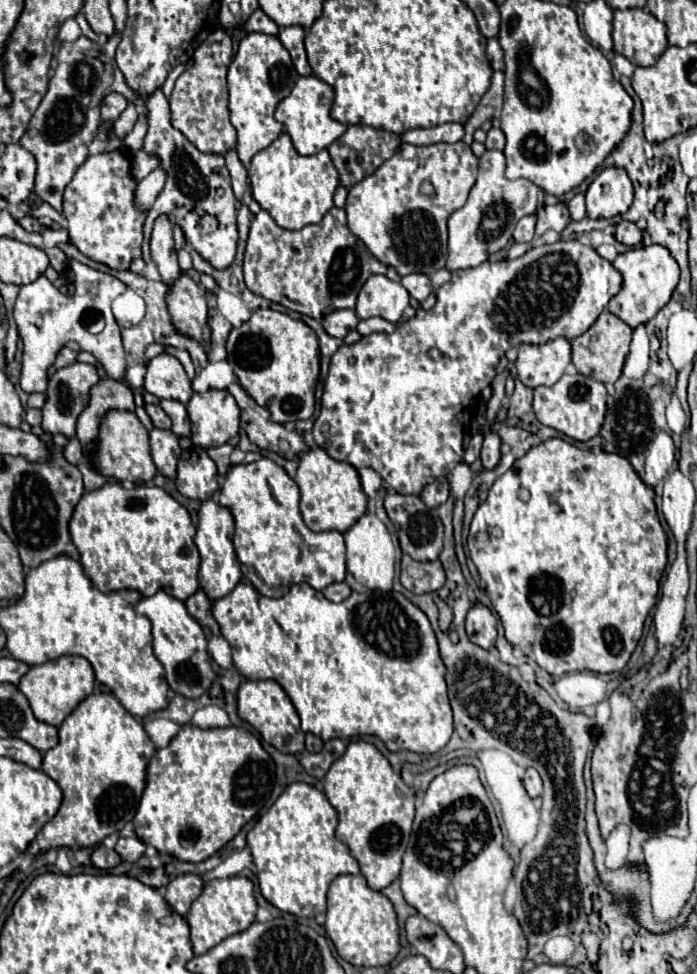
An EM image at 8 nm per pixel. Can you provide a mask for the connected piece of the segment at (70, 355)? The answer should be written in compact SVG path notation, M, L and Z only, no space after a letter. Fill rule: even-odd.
M62 347L60 351L58 351L58 357L56 357L56 361L54 361L54 369L60 369L60 367L68 367L68 365L72 365L72 363L76 363L76 357L78 357L78 349L72 349L72 347Z

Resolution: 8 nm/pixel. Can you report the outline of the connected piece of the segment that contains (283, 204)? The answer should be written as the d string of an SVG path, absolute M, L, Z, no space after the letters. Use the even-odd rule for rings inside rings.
M288 133L278 135L266 149L258 151L250 163L252 197L266 209L282 229L302 229L312 223L320 223L332 209L332 195L338 187L338 171L328 155L320 151L316 155L300 155Z

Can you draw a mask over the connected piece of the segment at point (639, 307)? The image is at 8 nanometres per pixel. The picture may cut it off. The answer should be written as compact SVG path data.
M650 245L650 247L634 247L626 253L618 255L612 263L622 273L622 289L610 299L608 311L622 319L626 325L636 329L642 323L648 323L672 297L674 287L678 285L678 263L672 259L670 251L662 245Z

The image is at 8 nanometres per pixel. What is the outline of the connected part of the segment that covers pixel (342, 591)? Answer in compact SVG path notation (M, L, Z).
M332 583L326 589L322 589L322 593L330 601L342 601L342 599L346 599L350 595L350 587L346 583Z

